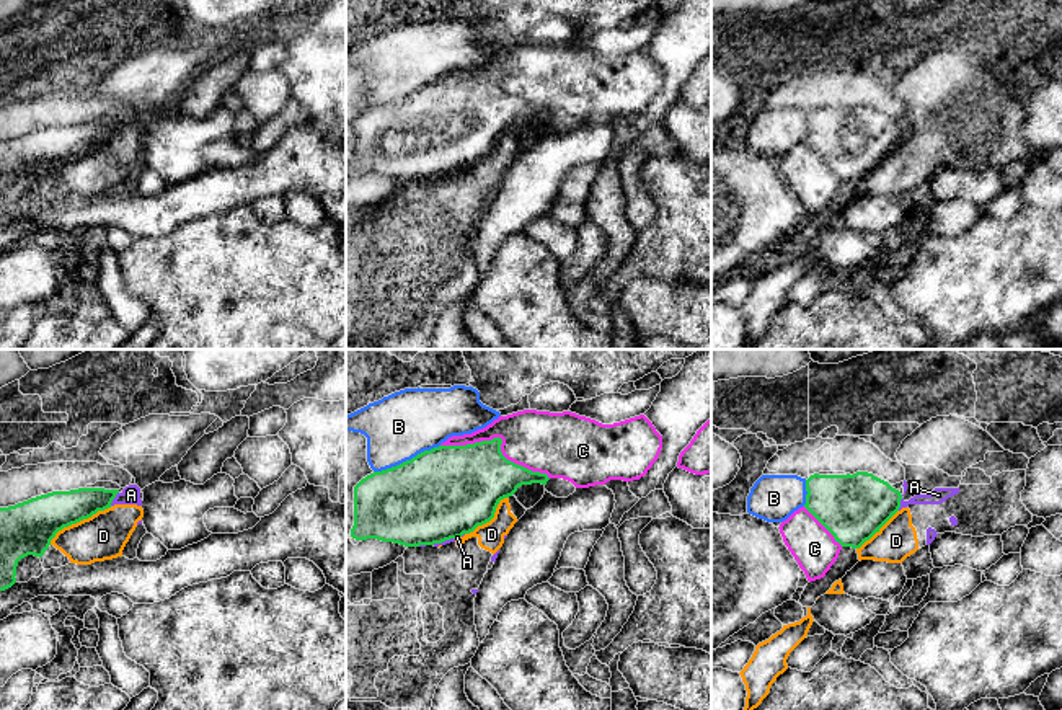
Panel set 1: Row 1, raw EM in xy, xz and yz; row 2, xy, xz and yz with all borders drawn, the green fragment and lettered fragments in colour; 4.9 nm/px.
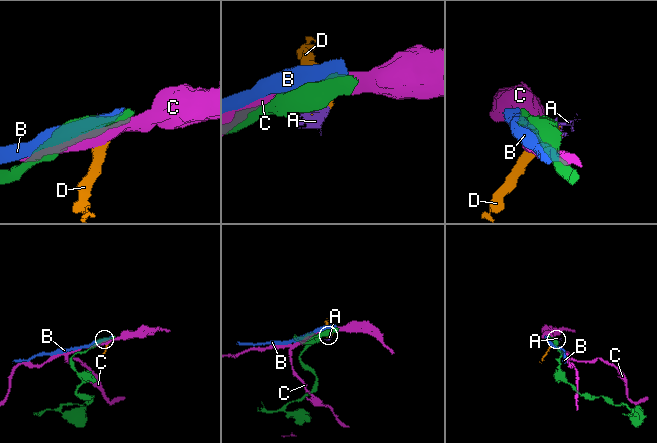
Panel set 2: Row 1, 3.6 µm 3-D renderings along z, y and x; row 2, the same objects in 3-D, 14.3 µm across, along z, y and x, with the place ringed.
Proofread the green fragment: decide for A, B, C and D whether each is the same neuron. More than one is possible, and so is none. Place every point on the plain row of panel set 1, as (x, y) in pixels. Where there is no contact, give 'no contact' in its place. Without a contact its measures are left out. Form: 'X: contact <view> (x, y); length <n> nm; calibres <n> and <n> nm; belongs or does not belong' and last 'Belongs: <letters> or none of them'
A: contact xy (115, 131); length 80 nm; calibres 170 and 100 nm; does not belong
B: contact xz (407, 95); length 360 nm; calibres 460 and 320 nm; does not belong
C: contact xz (501, 75); length 550 nm; calibres 360 and 300 nm; does not belong
D: contact xy (77, 155); length 360 nm; calibres 260 and 240 nm; does not belong
Belongs: none of them

